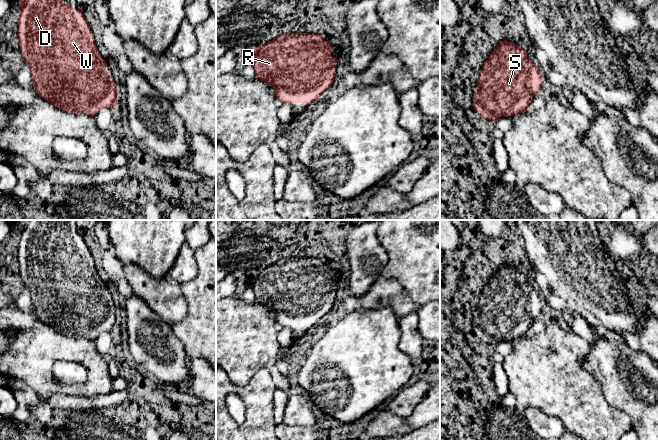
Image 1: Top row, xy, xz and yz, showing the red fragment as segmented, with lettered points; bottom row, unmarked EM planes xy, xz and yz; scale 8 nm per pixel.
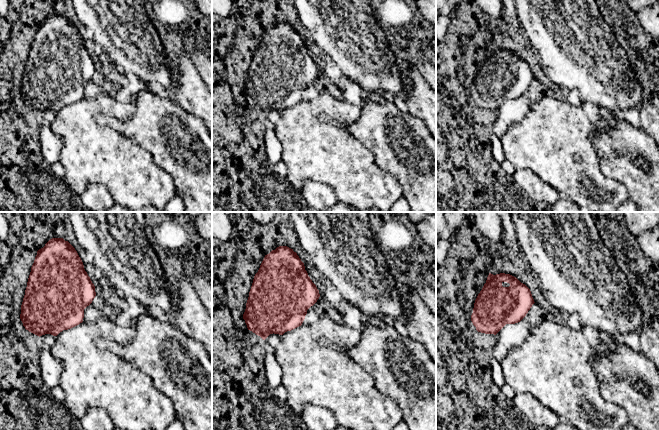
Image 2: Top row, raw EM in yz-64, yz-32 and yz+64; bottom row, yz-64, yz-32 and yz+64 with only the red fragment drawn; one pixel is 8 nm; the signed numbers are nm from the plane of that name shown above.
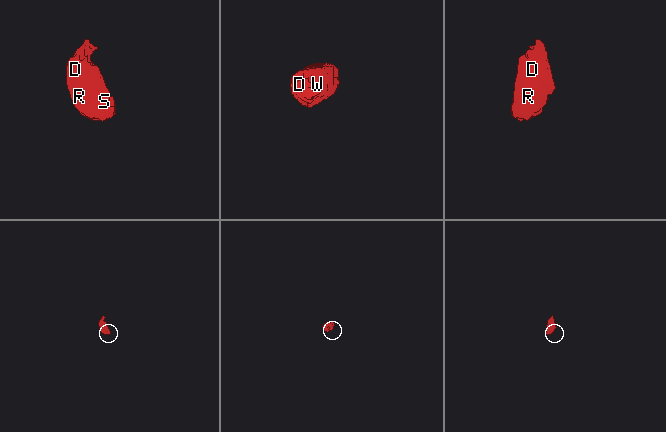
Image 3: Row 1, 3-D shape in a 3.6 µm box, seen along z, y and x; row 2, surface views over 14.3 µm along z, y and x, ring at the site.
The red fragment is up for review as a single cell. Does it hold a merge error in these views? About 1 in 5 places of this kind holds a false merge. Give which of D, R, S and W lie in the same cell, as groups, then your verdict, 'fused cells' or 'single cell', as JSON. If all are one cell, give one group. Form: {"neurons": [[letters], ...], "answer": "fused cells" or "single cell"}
{"neurons": [["D", "R", "S", "W"]], "answer": "single cell"}

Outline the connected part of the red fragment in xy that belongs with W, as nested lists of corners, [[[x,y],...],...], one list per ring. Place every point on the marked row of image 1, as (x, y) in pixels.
[[[22,0],[20,2],[20,12],[18,17],[18,41],[23,60],[30,66],[33,87],[37,94],[44,98],[47,103],[51,103],[69,113],[78,113],[91,116],[97,115],[97,113],[103,108],[116,110],[118,90],[115,80],[111,72],[104,70],[104,68],[107,67],[107,63],[96,47],[92,30],[90,29],[89,24],[83,16],[81,10],[74,10],[72,4],[64,4],[63,0]]]

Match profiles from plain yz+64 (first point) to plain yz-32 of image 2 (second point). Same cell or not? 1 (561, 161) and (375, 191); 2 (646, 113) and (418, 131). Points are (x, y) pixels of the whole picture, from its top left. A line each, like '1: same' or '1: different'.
1: same
2: different

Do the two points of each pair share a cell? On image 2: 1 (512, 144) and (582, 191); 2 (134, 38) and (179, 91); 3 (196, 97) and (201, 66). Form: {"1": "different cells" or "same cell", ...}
{"1": "same cell", "2": "different cells", "3": "different cells"}

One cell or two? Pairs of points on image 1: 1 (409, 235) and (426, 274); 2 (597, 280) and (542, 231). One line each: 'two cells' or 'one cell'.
1: one cell
2: one cell

